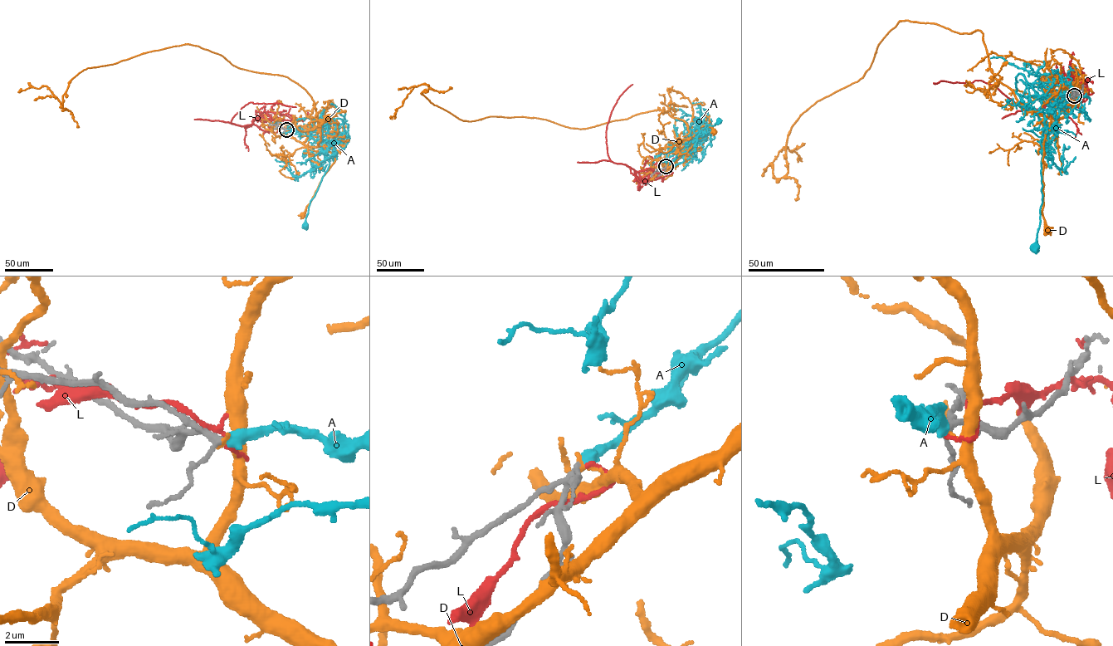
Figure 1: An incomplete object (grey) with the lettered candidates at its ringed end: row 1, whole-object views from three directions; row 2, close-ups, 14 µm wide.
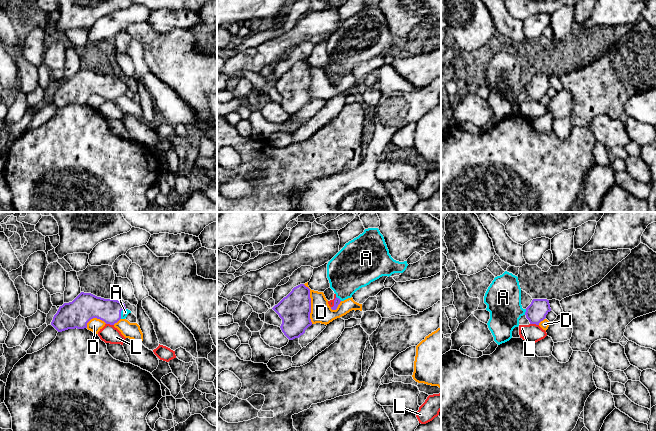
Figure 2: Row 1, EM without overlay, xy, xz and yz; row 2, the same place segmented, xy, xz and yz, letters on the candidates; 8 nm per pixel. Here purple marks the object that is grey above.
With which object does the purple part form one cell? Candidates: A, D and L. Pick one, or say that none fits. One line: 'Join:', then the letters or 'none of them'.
Join: A

